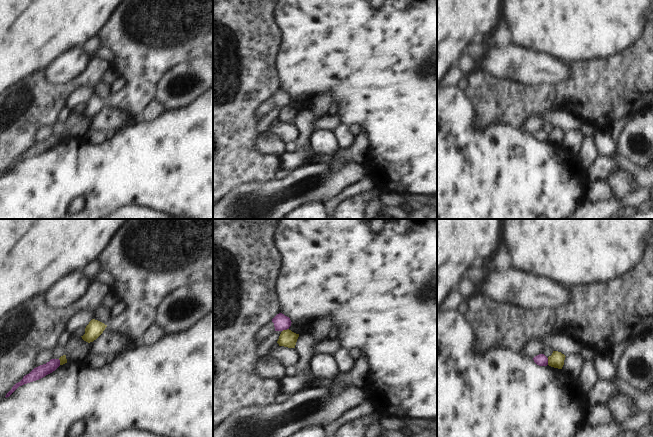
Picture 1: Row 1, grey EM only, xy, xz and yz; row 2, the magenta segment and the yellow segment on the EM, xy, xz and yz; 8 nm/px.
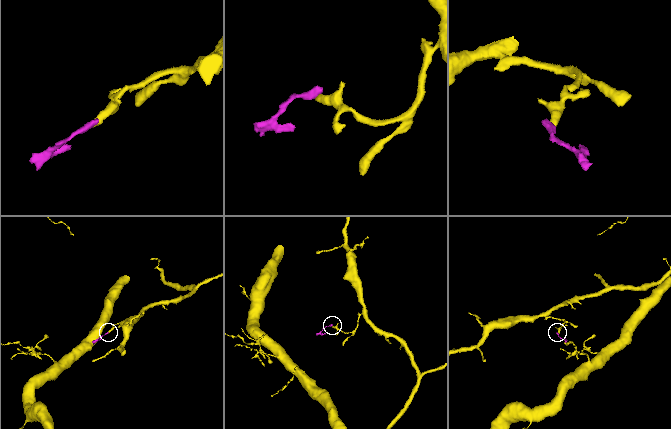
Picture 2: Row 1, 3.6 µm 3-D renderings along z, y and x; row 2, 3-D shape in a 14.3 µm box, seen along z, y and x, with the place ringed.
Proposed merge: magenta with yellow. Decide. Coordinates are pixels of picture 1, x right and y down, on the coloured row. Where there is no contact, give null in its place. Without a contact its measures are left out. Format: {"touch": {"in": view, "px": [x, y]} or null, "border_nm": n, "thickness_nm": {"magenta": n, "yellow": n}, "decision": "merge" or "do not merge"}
{"touch": {"in": "xz", "px": [285, 329]}, "border_nm": 60, "thickness_nm": {"magenta": 130, "yellow": 140}, "decision": "do not merge"}

